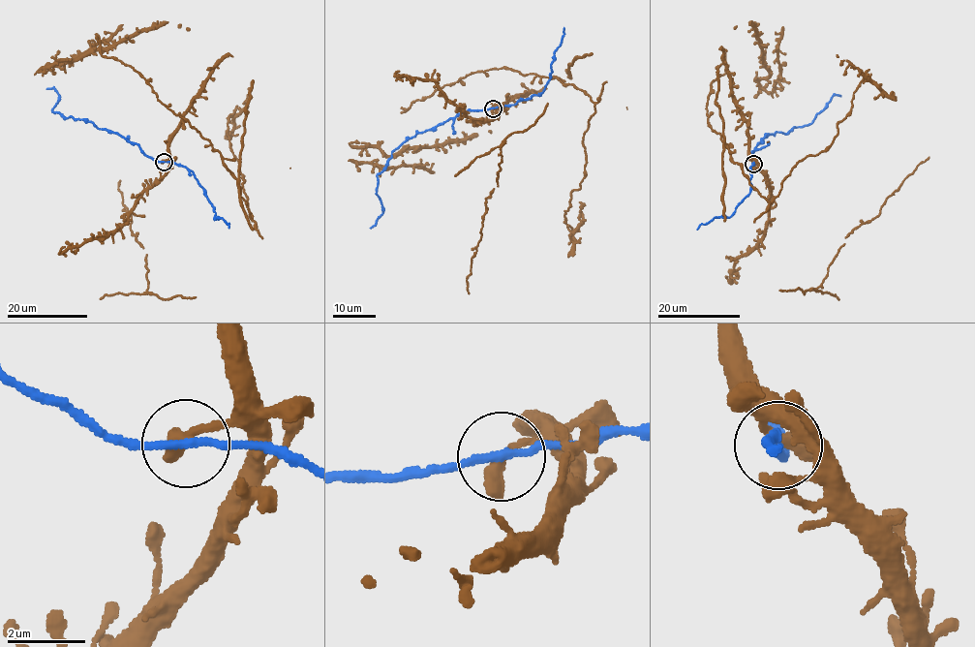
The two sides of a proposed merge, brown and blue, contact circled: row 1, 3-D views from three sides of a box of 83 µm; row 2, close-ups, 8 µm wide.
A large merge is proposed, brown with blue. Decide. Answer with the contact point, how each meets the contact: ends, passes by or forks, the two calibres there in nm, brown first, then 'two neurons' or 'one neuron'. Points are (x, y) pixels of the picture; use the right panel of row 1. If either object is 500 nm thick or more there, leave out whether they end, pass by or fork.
at (753, 164); brown ends there; blue passes by; 460 nm thick on the brown side, 200 nm on the other; one neuron

